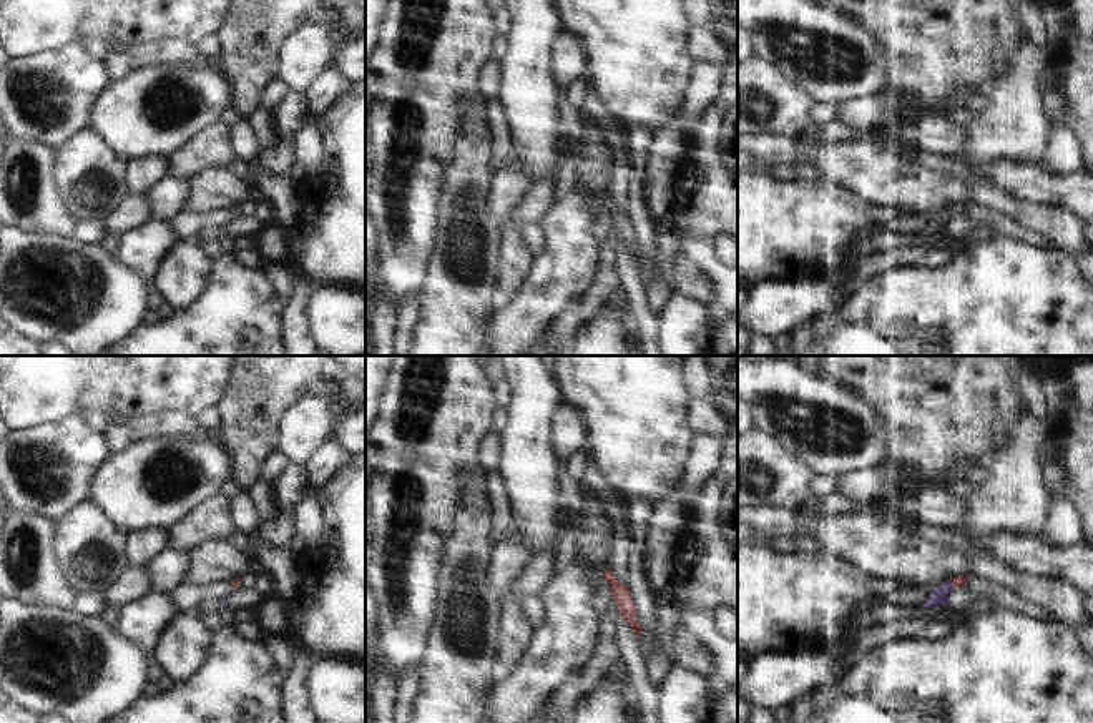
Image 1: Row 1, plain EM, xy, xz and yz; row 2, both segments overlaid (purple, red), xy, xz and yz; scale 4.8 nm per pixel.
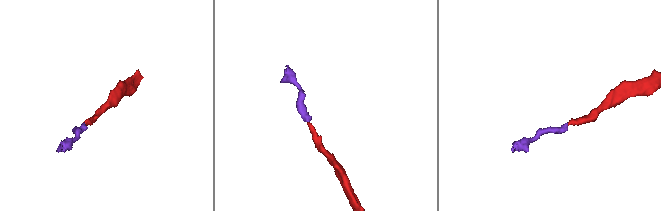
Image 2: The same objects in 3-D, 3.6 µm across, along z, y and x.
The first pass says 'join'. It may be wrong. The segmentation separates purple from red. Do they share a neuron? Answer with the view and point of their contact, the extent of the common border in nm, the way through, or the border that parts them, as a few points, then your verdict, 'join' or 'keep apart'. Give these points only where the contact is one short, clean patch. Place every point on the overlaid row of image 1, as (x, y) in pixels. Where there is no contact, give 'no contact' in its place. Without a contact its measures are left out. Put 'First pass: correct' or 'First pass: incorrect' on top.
First pass: correct
yz (950, 585) | 50 nm | across yz (939, 597), (950, 585), (959, 582) | join

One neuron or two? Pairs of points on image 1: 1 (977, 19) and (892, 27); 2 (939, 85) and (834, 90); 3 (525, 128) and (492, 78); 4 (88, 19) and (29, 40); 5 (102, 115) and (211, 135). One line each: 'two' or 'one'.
1: one
2: two
3: two
4: one
5: two

